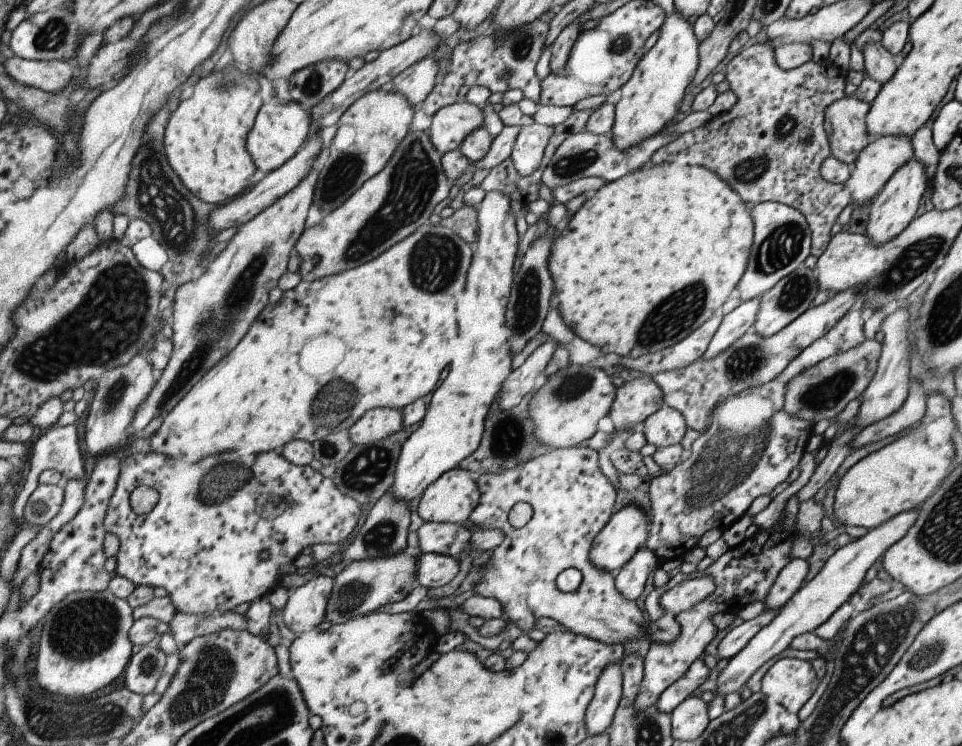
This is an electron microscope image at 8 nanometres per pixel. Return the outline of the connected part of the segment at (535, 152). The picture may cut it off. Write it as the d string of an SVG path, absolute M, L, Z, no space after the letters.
M532 123L519 127L519 134L511 147L509 158L519 176L531 174L543 156L548 138L553 134L553 127Z

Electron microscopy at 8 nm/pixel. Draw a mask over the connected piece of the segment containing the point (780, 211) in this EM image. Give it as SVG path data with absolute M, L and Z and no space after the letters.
M759 202L749 208L753 236L747 264L736 284L741 301L749 300L773 288L781 278L793 272L810 255L811 232L803 215L781 202Z

